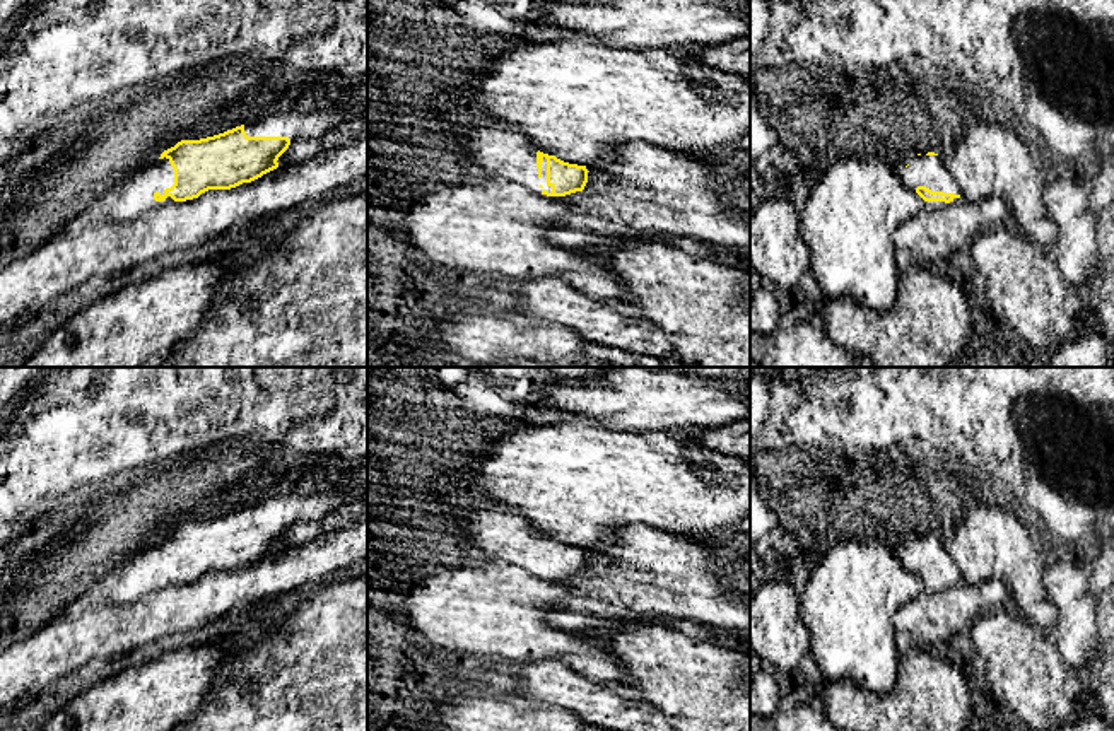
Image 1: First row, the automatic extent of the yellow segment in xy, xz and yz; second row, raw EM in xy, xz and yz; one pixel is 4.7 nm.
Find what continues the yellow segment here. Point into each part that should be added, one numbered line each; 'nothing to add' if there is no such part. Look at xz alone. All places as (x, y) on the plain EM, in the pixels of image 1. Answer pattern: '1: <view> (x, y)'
1: xz (504, 537)

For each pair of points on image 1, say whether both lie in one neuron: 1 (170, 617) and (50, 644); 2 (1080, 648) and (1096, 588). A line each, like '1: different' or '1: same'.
1: same
2: different

